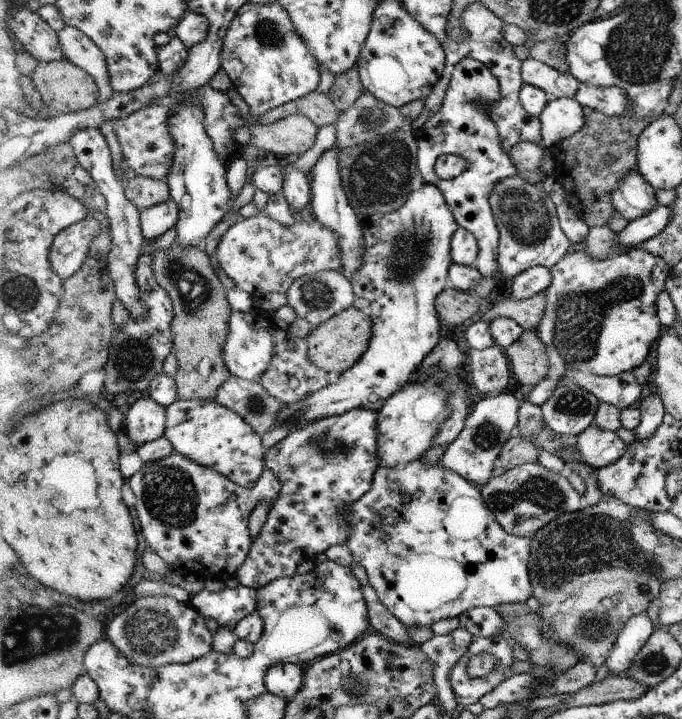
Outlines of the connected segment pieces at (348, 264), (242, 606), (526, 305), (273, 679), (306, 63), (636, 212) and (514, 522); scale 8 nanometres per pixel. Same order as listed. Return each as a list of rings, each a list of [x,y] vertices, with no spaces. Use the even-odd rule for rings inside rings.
[[[335,144],[324,151],[316,164],[311,168],[311,201],[313,216],[320,224],[326,228],[334,230],[340,243],[340,262],[342,262],[342,271],[350,279],[350,276],[360,268],[362,256],[364,256],[364,238],[362,238],[361,223],[356,216],[348,197],[341,185],[341,176],[338,166],[338,150],[340,148]]]
[[[242,585],[220,592],[203,590],[190,600],[206,619],[214,618],[222,626],[236,631],[240,621],[256,609],[256,589]]]
[[[544,291],[525,300],[514,300],[509,296],[504,296],[496,304],[485,305],[476,319],[489,323],[496,317],[506,316],[506,318],[514,318],[524,331],[536,332],[542,316],[544,316],[544,310],[546,310],[546,294],[544,294]]]
[[[280,662],[268,670],[264,686],[268,692],[290,701],[300,692],[303,681],[304,668],[300,664]]]
[[[247,2],[228,30],[223,57],[223,68],[232,76],[235,88],[254,116],[306,96],[320,82],[319,60],[300,38],[291,15],[278,3]]]
[[[630,170],[622,180],[618,190],[612,192],[612,204],[626,220],[643,217],[656,208],[654,188],[639,173],[639,170]]]
[[[538,461],[511,468],[500,476],[492,477],[480,489],[496,522],[508,534],[518,537],[529,538],[558,516],[583,508],[580,494],[568,482],[565,473],[554,474]]]

